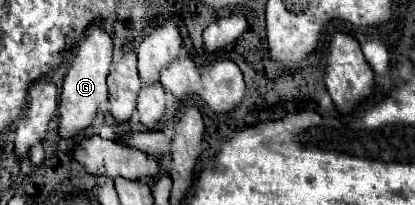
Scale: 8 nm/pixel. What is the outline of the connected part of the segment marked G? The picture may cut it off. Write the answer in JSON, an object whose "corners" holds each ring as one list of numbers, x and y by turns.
{"corners":[[92,23,86,31,86,37,80,39,76,45,70,69,64,77,62,93,60,93,60,137,72,137,76,131,88,127,98,111,98,105,108,99,106,77,112,61,112,39,110,35,98,25]]}

